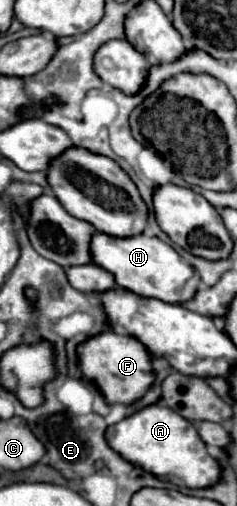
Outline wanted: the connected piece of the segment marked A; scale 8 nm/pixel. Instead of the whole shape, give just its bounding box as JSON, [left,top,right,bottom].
[105,405,221,489]

